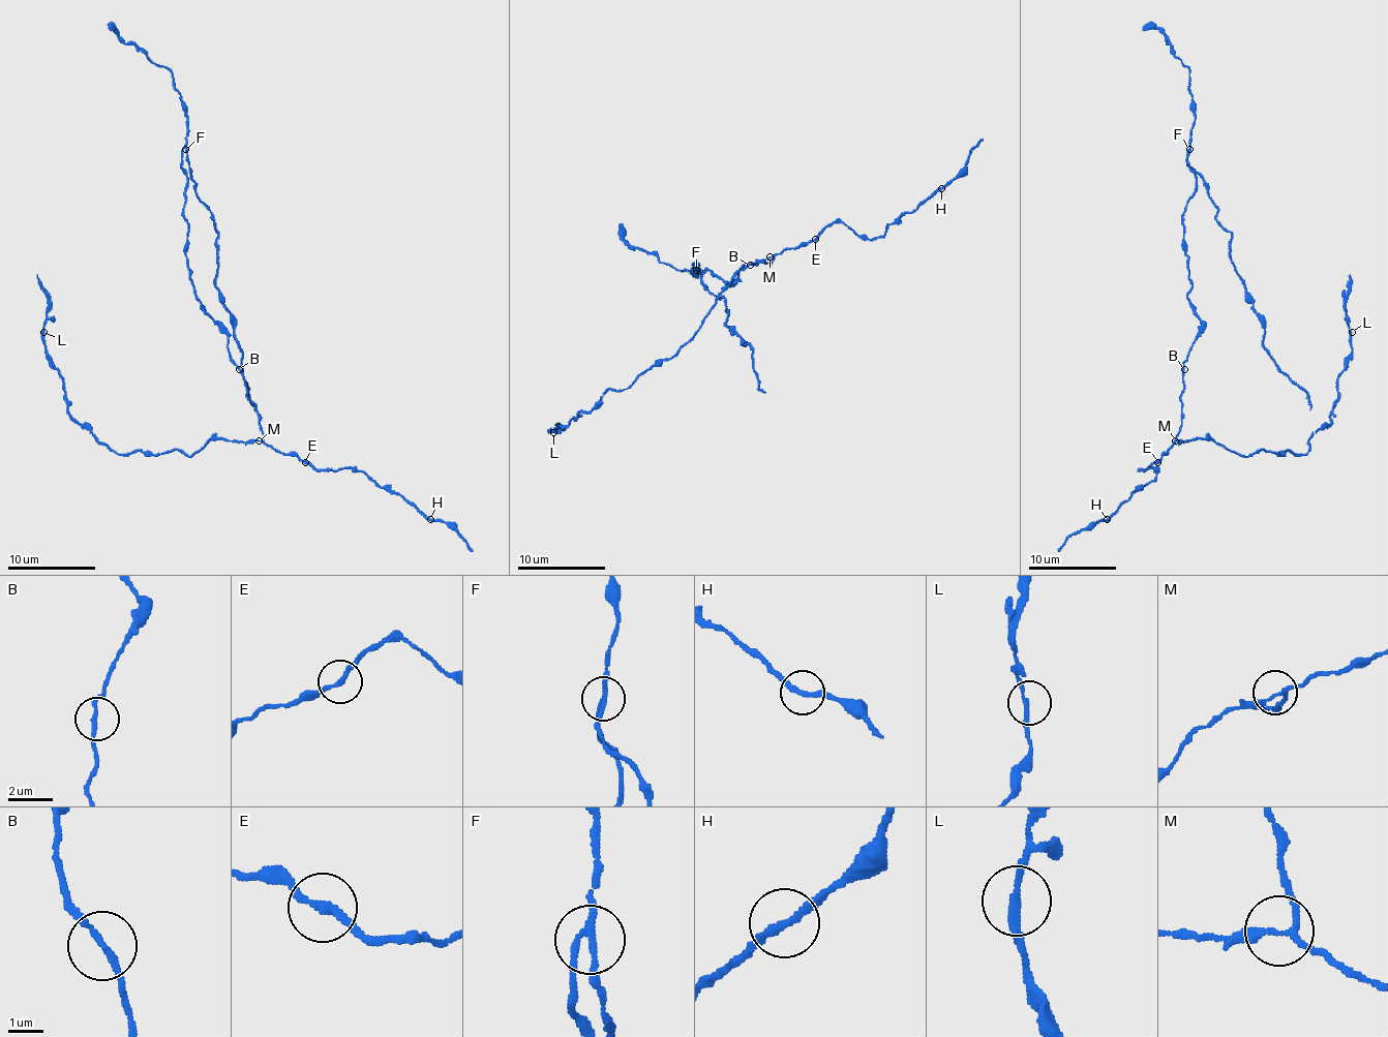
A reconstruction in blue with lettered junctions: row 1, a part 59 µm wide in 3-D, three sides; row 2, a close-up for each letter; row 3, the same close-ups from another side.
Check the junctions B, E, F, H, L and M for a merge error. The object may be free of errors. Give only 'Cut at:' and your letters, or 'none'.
Cut at: F

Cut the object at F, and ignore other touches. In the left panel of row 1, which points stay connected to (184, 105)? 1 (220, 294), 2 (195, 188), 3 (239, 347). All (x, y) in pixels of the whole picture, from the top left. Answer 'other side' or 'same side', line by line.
1: other side
2: other side
3: other side

